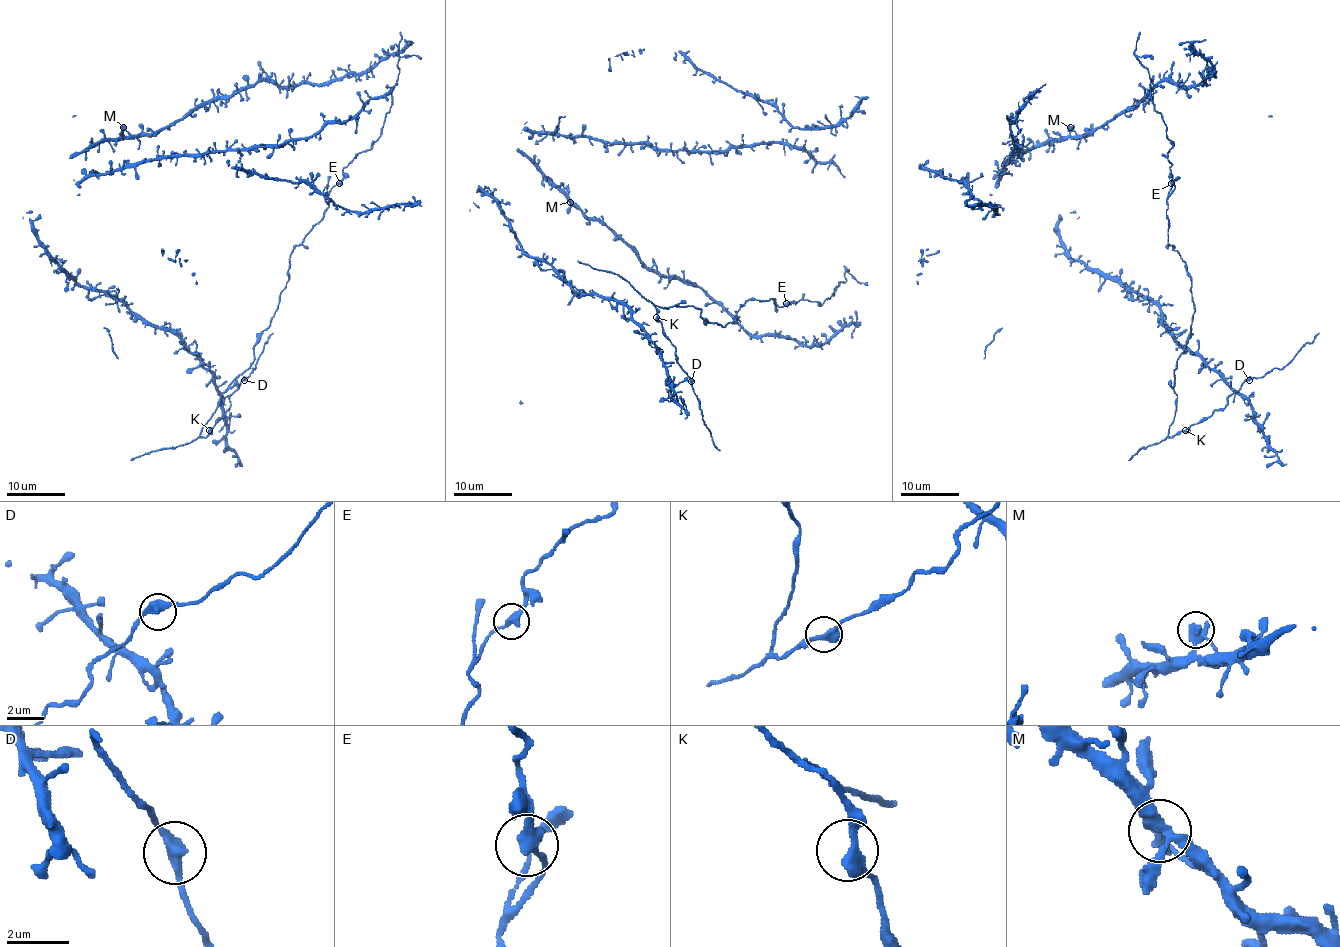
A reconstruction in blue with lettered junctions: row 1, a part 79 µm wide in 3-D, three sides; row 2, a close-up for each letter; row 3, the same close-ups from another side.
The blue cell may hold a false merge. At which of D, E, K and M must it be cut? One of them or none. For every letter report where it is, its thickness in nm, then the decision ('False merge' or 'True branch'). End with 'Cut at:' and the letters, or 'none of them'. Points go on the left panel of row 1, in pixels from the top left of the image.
D: Place: (244, 380). Thickness 380 nm. True branch
E: Place: (339, 183). Thickness 360 nm. True branch
K: Place: (209, 430). Thickness 400 nm. True branch
M: Place: (123, 127). Thickness 360 nm. True branch
Cut at: none of them

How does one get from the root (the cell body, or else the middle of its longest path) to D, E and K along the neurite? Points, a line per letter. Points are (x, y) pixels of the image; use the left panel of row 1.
D: (400, 58), (381, 135), (343, 169), (324, 215), (289, 256), (254, 361), (221, 396), (203, 437), (244, 380)
E: (400, 58), (382, 132), (343, 169), (339, 183)
K: (400, 58), (381, 135), (343, 169), (324, 215), (289, 256), (254, 361), (221, 396), (203, 437), (209, 430)

